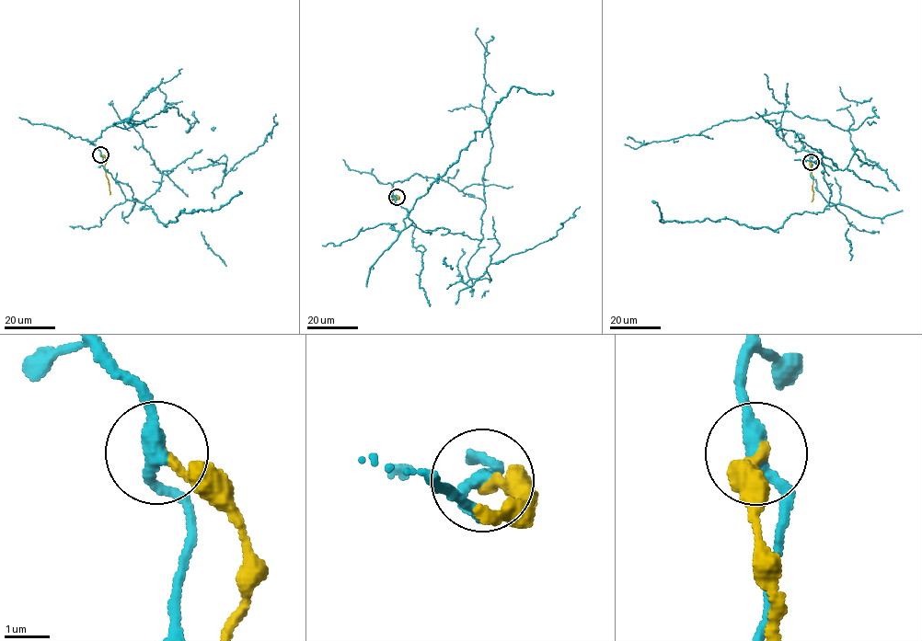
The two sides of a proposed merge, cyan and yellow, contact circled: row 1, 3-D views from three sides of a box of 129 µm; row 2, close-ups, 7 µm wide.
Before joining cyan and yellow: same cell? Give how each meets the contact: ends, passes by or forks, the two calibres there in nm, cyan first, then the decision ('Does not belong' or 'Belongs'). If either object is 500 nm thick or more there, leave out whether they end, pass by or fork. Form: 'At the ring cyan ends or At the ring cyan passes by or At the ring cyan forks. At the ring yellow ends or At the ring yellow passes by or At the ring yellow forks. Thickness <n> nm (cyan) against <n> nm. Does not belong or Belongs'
At the ring cyan passes by. At the ring yellow ends. Thickness 320 nm (cyan) against 240 nm. Does not belong

